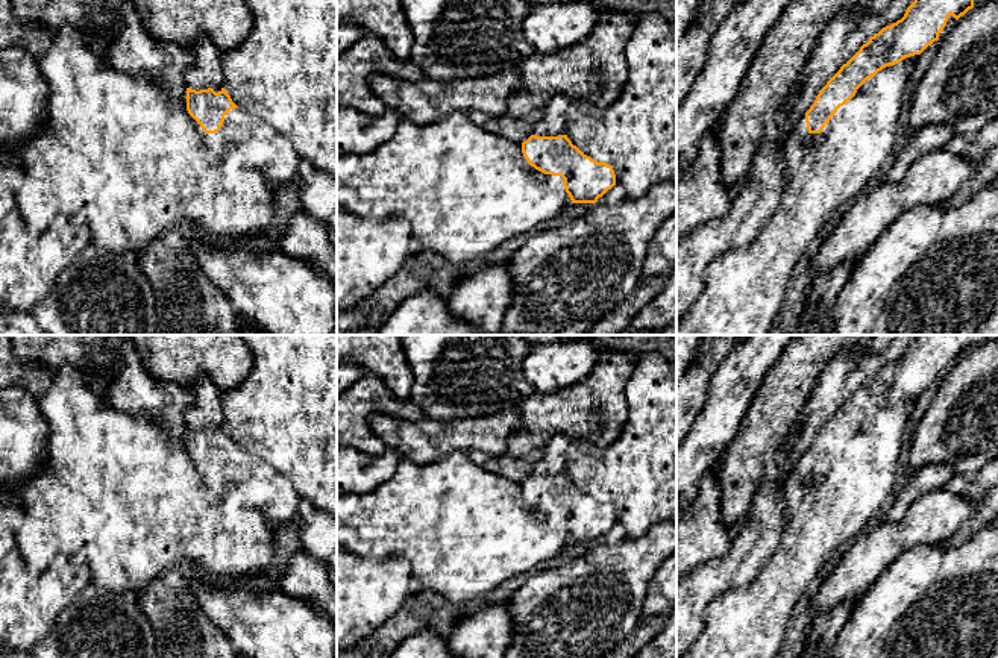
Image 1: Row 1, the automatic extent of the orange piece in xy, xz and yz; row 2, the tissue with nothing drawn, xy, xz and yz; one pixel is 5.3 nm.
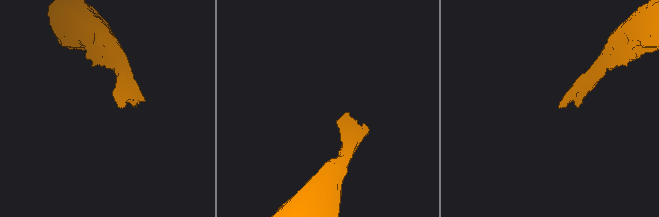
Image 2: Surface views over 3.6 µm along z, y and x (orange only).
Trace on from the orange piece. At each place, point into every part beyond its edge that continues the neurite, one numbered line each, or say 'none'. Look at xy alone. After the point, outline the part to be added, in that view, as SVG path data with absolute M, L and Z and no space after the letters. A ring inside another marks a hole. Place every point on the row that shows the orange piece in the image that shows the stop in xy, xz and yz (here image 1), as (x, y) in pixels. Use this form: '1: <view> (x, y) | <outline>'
1: xy (243, 138) | M241 108L231 109L220 130L206 133L206 139L221 159L259 171L271 190L299 180L300 156L293 144Z

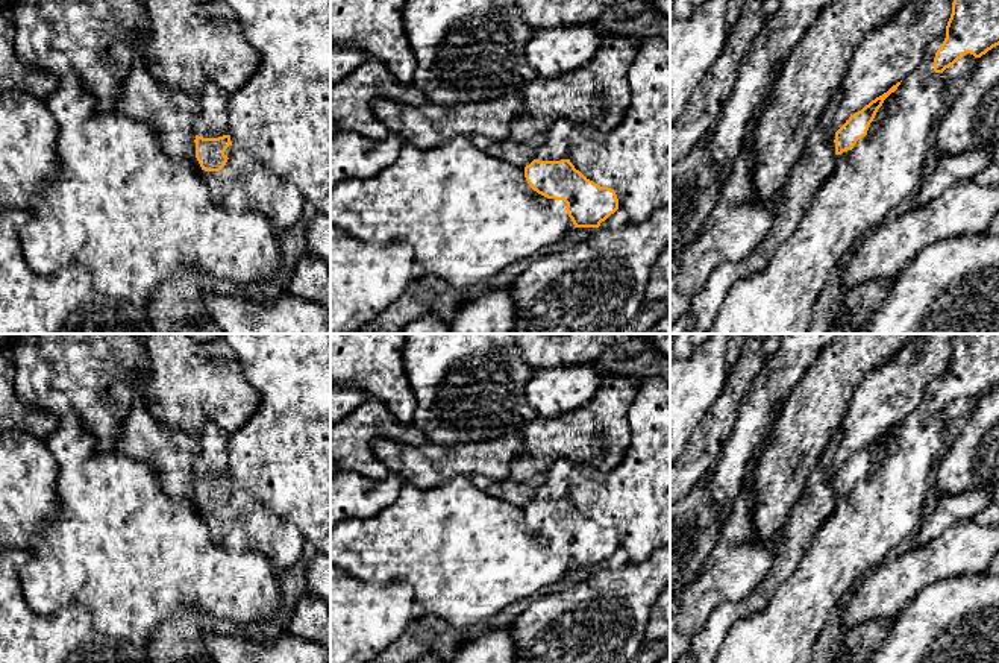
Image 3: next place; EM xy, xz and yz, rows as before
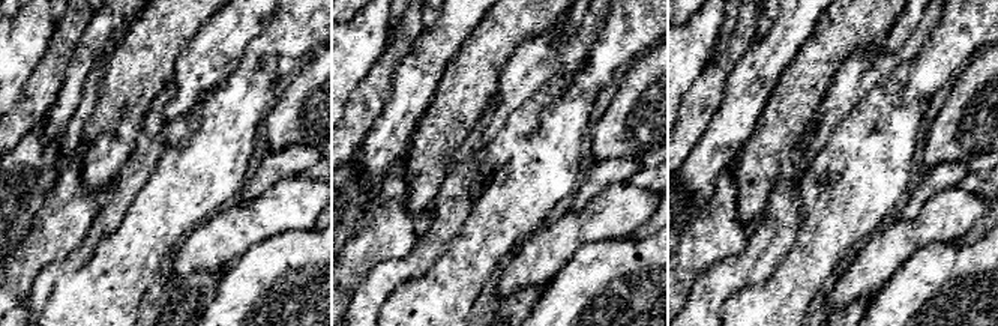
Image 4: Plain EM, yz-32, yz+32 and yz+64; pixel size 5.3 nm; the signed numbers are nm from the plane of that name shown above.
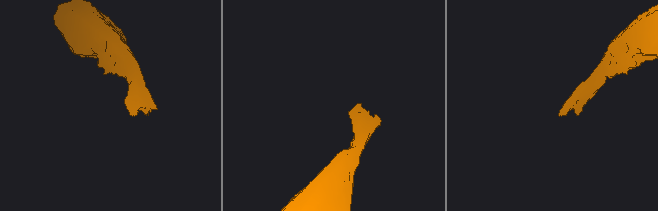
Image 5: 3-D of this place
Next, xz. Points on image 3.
none

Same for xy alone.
1: xy (244, 181) | M236 147L220 171L208 171L214 194L233 205L265 215L274 234L283 234L303 218L305 199L285 178L253 155Z

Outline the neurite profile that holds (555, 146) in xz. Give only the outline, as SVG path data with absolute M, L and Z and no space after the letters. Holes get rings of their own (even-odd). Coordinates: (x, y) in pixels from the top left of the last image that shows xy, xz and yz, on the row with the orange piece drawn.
M565 118L556 120L546 132L544 143L538 147L535 159L561 161L567 156L570 134L575 124Z

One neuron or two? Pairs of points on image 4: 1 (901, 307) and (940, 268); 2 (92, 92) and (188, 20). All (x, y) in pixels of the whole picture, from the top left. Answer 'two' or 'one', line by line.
1: one
2: two

